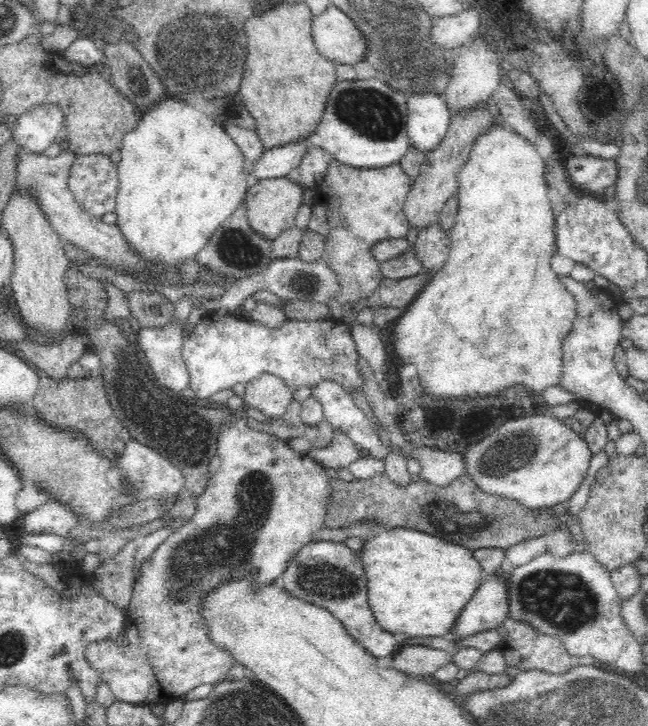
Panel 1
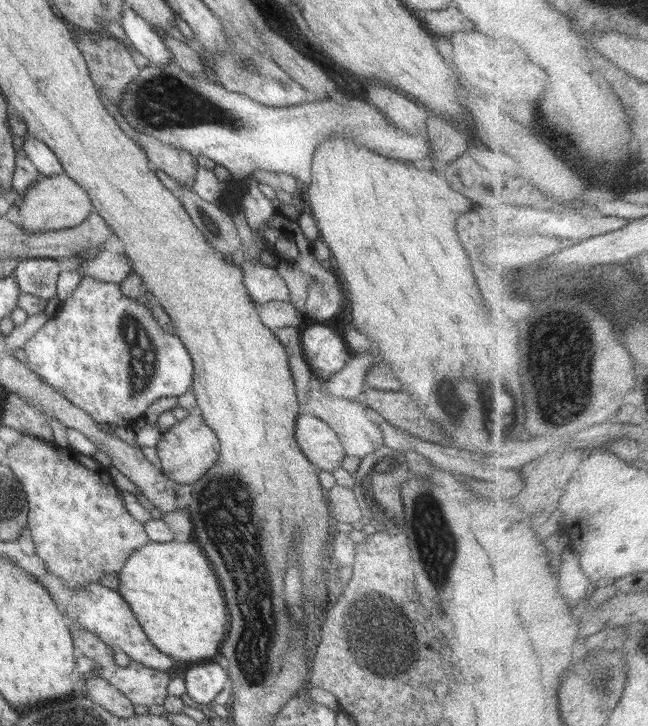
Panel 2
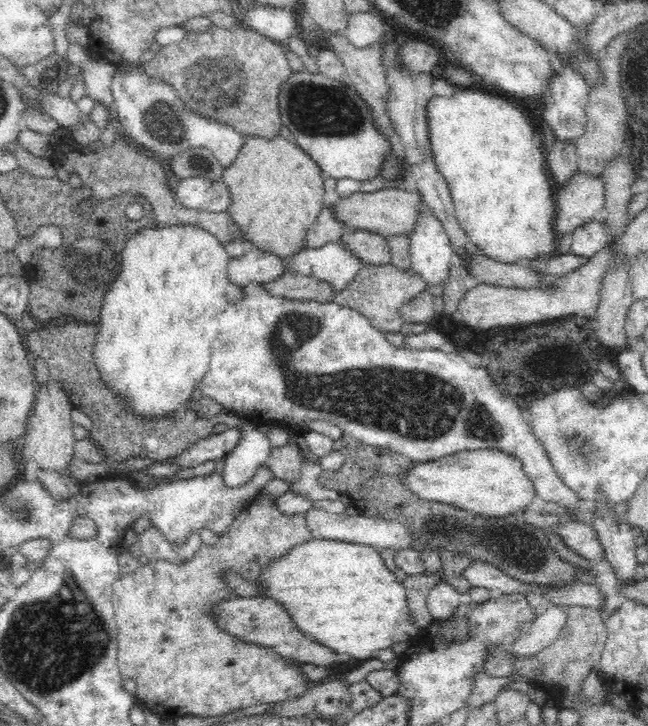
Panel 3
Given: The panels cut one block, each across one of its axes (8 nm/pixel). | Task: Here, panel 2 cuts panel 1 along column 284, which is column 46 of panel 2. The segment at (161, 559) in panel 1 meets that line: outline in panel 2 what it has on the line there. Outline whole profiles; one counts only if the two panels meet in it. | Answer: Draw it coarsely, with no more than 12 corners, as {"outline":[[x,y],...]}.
{"outline":[[23,435],[7,465],[72,590],[151,540],[107,467]]}

